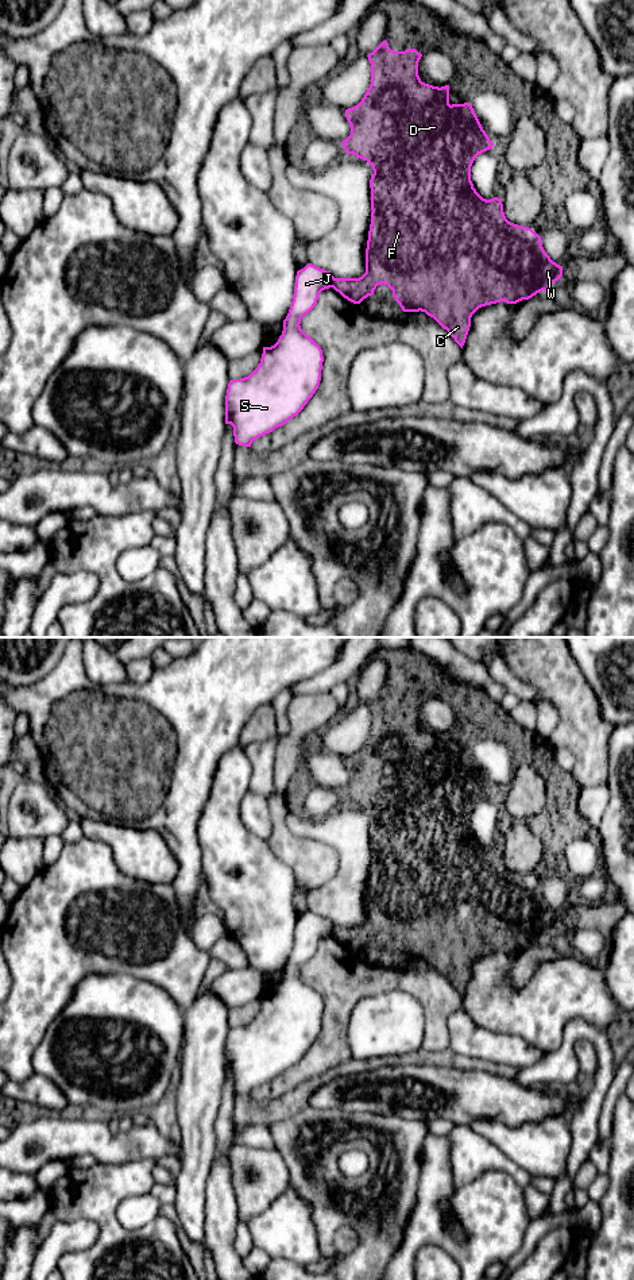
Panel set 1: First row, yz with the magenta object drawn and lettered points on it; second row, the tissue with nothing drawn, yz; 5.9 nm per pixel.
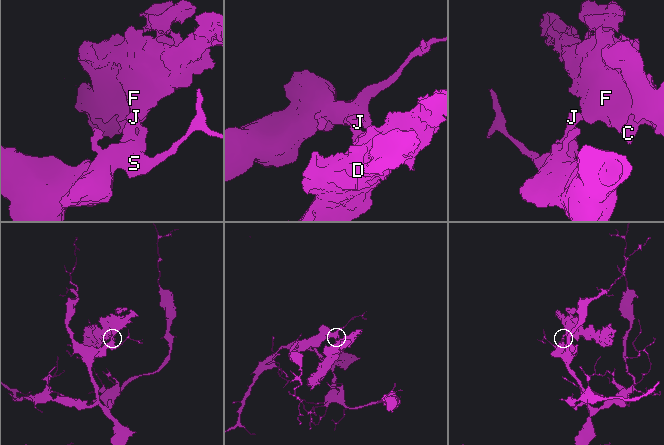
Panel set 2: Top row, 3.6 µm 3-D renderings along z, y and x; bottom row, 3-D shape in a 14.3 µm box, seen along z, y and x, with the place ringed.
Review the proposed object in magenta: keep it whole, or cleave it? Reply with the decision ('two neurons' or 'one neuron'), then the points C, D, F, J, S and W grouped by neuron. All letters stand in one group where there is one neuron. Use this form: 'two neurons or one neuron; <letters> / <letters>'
two neurons; C D F W / J S

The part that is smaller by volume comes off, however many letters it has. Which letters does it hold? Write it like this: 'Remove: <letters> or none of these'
Remove: C, D, F, W

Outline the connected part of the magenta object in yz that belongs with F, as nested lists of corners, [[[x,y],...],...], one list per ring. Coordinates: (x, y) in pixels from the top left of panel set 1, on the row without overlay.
[[[383,689],[367,705],[371,712],[371,733],[357,753],[345,757],[345,766],[351,774],[351,783],[341,790],[347,802],[353,802],[357,806],[367,809],[374,818],[370,828],[372,860],[366,897],[366,921],[359,926],[335,926],[332,936],[348,949],[360,952],[364,946],[374,942],[378,933],[387,933],[393,938],[393,945],[403,960],[425,960],[446,978],[455,990],[463,996],[471,975],[471,965],[479,956],[500,949],[517,952],[522,948],[529,948],[537,941],[548,938],[553,930],[558,929],[563,925],[563,914],[553,910],[545,901],[538,882],[531,876],[514,872],[506,867],[500,847],[494,845],[486,848],[473,836],[471,829],[471,814],[475,806],[492,797],[494,791],[483,778],[472,752],[464,751],[451,753],[449,733],[438,736],[422,730],[418,724],[418,710],[422,702],[415,697],[394,699],[388,695],[387,689]]]

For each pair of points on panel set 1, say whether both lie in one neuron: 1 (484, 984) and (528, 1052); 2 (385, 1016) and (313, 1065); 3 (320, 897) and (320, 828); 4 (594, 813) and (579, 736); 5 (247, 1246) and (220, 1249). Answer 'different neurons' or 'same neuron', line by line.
1: different neurons
2: different neurons
3: same neuron
4: different neurons
5: different neurons

